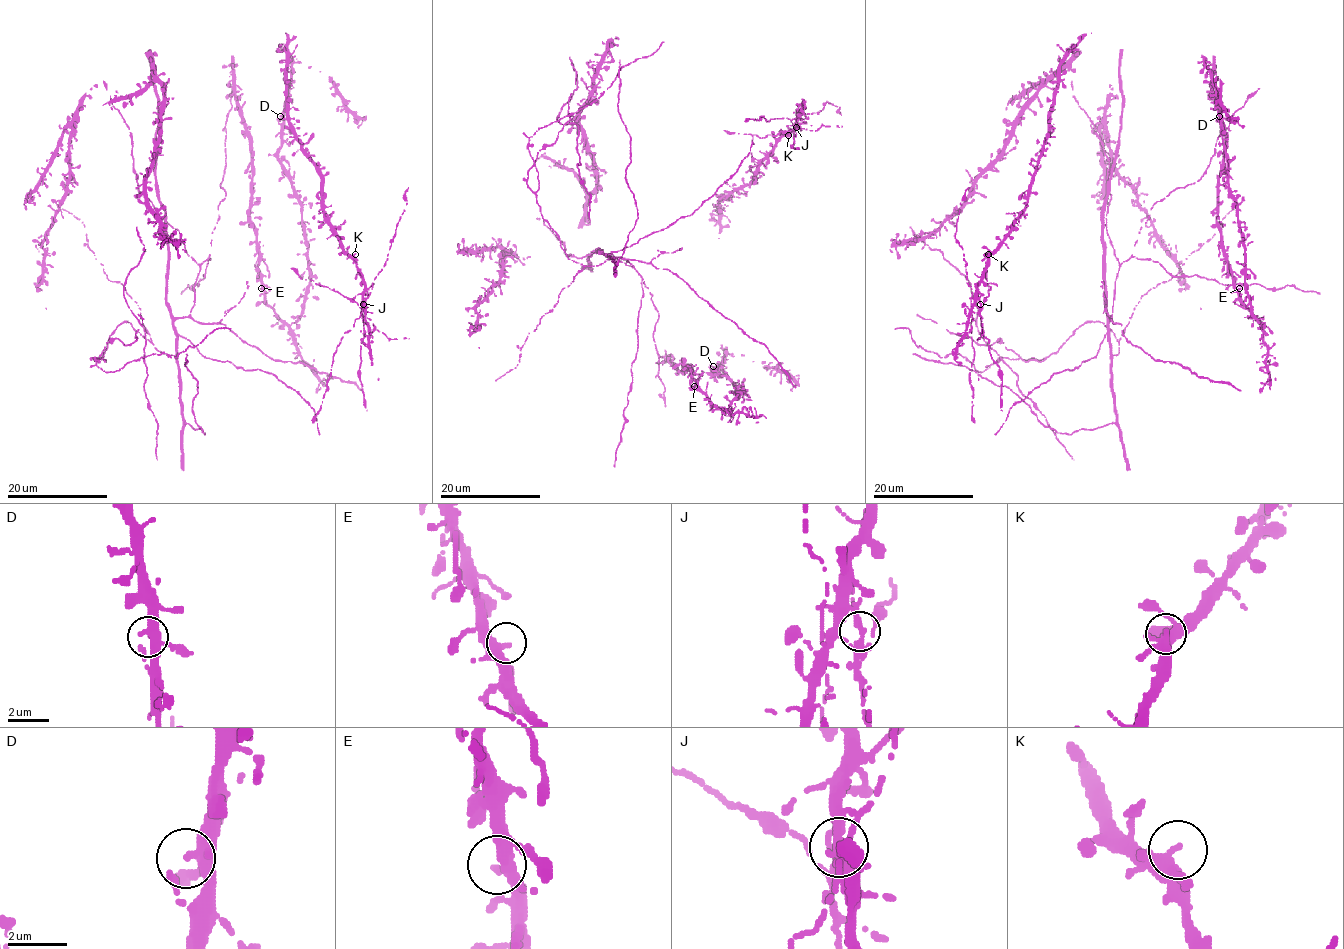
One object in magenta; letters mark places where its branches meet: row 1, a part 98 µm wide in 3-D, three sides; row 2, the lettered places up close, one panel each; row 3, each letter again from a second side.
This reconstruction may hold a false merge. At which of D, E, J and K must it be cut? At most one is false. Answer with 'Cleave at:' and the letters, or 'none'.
Cleave at: J

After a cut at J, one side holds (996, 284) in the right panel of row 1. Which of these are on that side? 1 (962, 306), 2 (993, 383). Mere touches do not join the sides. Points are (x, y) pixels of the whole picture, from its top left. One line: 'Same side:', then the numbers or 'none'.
Same side: none

